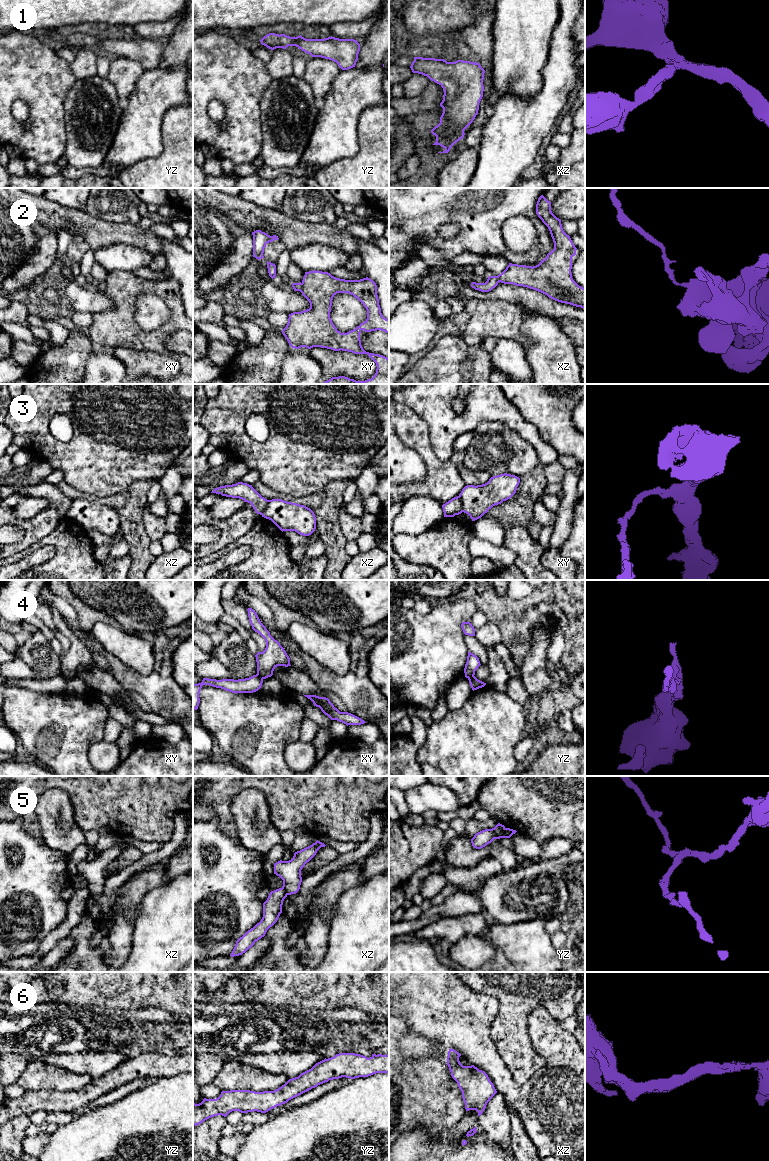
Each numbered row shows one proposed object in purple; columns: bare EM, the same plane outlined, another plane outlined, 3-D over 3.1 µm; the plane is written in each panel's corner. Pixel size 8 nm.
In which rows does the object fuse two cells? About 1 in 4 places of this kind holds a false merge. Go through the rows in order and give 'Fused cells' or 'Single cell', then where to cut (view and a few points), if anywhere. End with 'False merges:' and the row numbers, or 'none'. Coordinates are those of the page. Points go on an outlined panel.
1: Single cell. No split
2: Fused cells. Split along xy (302, 283), (300, 291)
3: Fused cells. Split along xy (458, 496), (463, 511)
4: Fused cells. Split along xy (257, 673), (263, 678)
5: Fused cells. Split along yz (505, 828), (504, 834), (501, 837)
6: Single cell. No split
False merges: 2, 3, 4, 5

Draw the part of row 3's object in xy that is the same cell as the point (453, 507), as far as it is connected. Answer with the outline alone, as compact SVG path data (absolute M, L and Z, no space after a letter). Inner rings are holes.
M459 496L452 498L448 502L442 505L444 517L454 517L455 515L461 514L462 502Z

